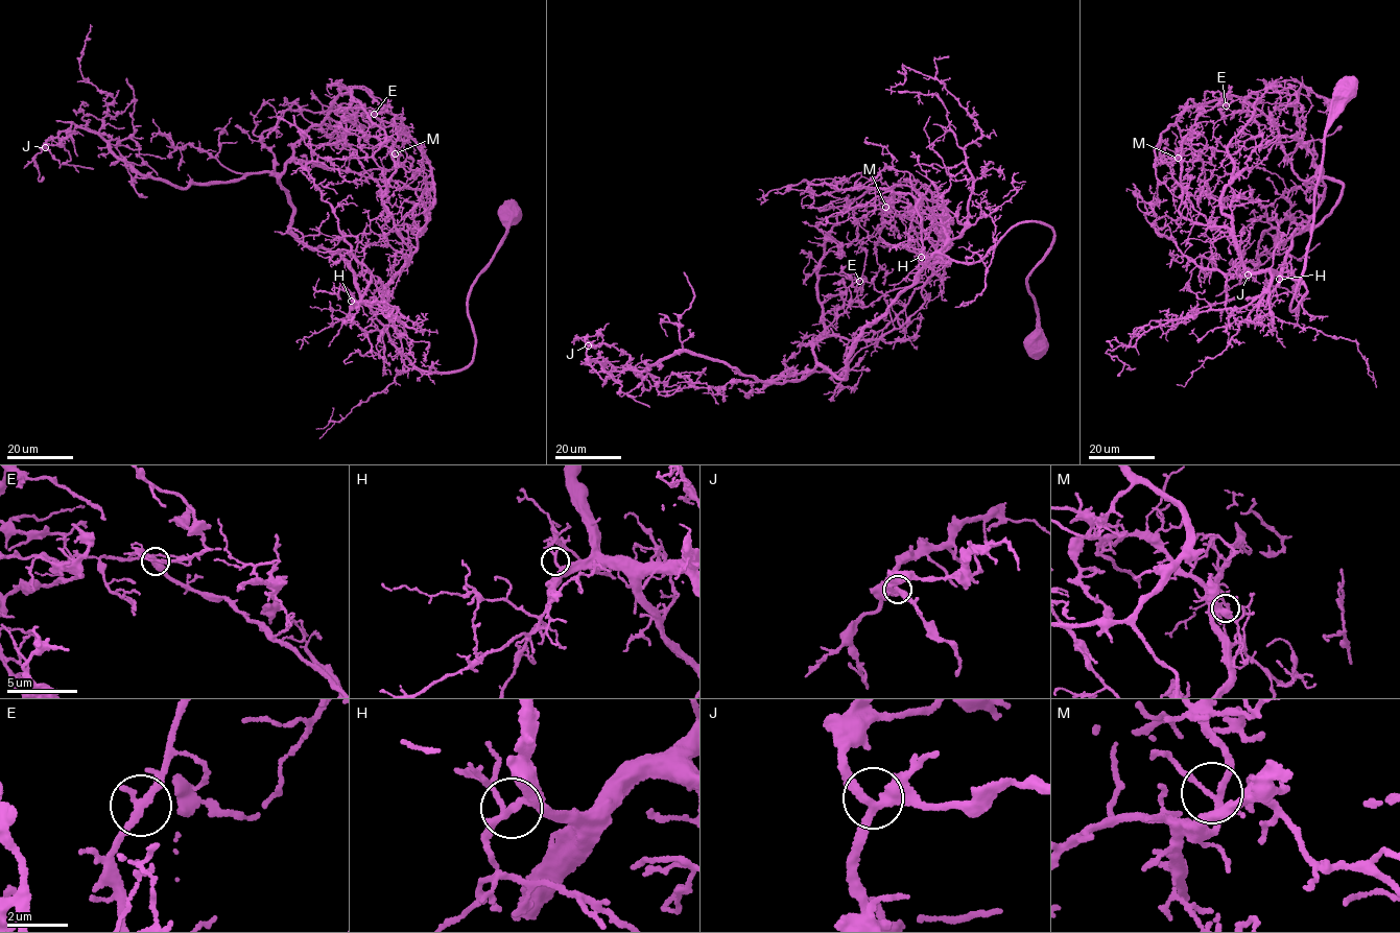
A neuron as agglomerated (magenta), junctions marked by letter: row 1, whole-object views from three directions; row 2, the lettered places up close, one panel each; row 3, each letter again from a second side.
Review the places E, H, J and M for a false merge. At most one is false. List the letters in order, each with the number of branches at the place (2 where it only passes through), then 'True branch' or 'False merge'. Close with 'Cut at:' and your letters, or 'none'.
E: Branches: 2. True branch
H: Branches: 3. True branch
J: Branches: 3. True branch
M: Branches: 3. True branch
Cut at: none

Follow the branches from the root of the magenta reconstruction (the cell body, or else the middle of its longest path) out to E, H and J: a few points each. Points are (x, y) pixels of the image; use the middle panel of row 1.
E: (1035, 342), (1038, 222), (968, 264), (945, 213), (926, 282), (862, 307), (859, 281)
H: (1035, 342), (1039, 310), (1026, 282), (1054, 242), (1048, 226), (1018, 222), (973, 263), (921, 257)
J: (1035, 342), (1056, 236), (1025, 220), (977, 261), (934, 254), (844, 380), (682, 351), (607, 371), (588, 345)

